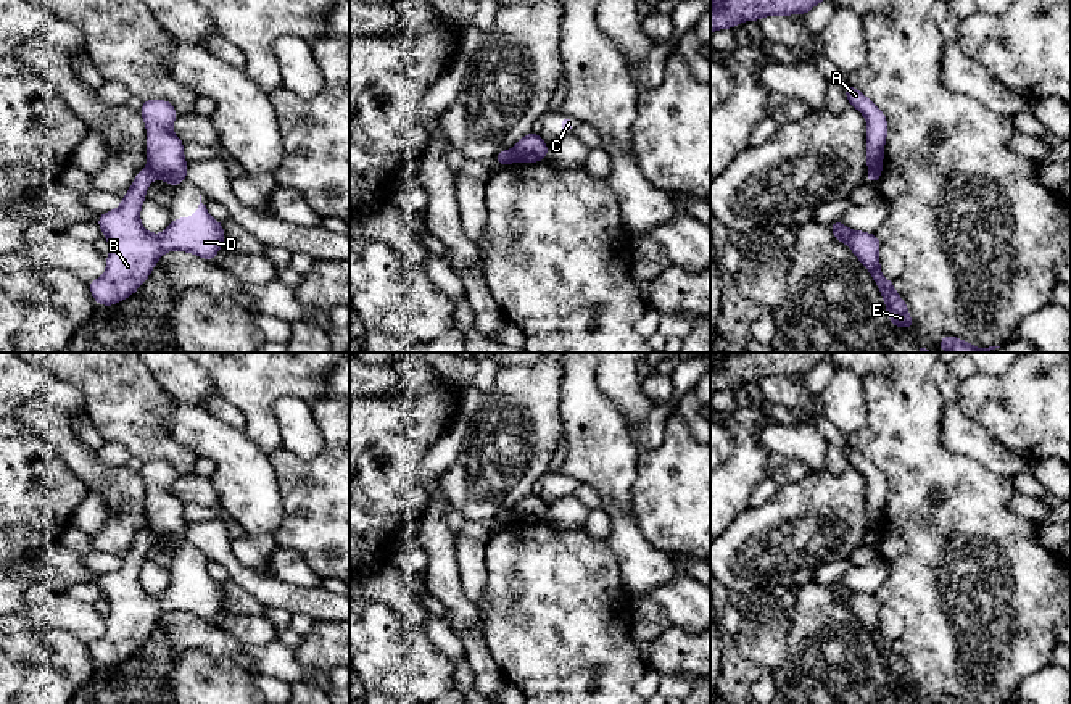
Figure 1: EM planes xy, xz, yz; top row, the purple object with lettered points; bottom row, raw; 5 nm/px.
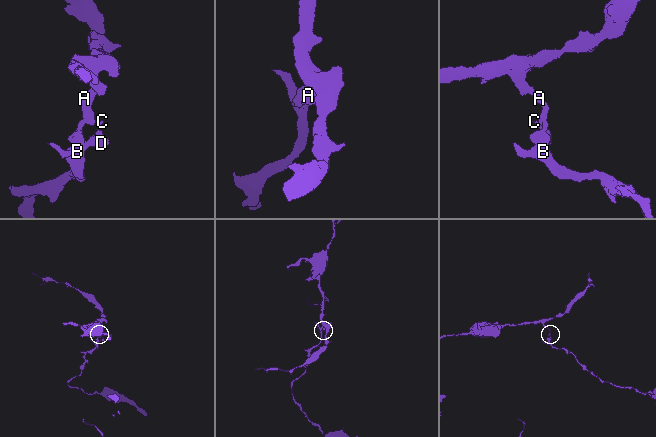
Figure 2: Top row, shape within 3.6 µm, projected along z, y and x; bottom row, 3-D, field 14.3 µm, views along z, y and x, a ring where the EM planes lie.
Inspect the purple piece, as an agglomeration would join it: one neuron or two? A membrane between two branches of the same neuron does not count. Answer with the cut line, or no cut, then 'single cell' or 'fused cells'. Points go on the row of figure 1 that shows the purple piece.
yz (881, 166), (868, 173) | fused cells

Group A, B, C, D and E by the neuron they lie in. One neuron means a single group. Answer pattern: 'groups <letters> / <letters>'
groups A / B C D E

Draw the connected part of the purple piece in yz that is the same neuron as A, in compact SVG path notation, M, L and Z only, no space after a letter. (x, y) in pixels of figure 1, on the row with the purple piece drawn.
M847 84L844 89L846 97L849 98L849 105L857 108L866 119L868 132L866 132L866 164L868 172L883 168L884 159L884 143L887 137L887 119L884 113L858 89Z

